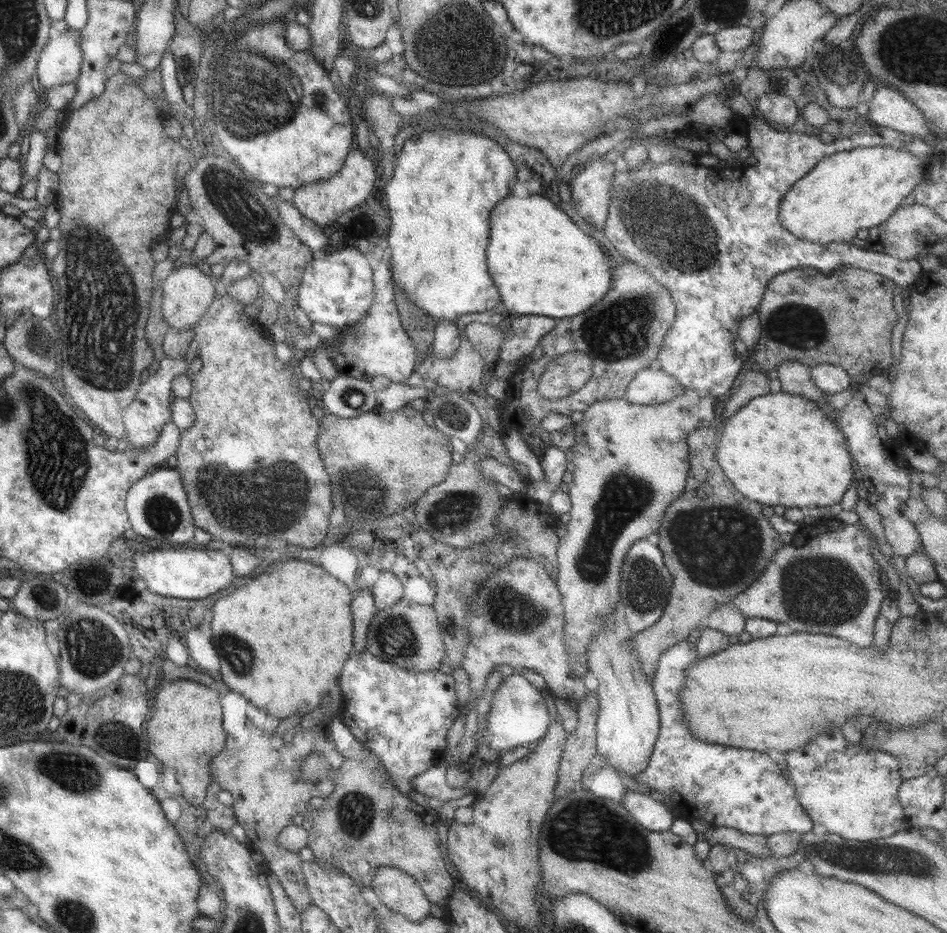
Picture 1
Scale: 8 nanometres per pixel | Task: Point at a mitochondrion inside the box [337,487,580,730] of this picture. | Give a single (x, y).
(513, 614)

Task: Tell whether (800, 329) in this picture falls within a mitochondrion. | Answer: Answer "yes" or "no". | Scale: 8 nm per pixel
yes

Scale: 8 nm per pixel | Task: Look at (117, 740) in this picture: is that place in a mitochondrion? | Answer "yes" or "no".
yes

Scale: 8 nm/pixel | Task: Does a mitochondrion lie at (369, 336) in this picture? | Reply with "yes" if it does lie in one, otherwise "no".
yes

